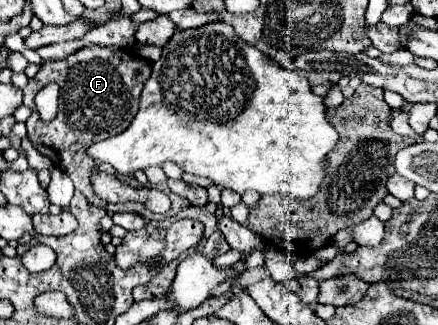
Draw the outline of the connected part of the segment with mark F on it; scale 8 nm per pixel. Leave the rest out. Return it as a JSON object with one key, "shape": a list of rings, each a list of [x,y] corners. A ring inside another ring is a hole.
{"shape":[[[89,46],[83,48],[65,60],[57,62],[45,62],[37,76],[29,80],[29,84],[23,88],[23,104],[29,106],[33,112],[29,116],[27,124],[27,138],[35,146],[37,152],[43,152],[47,156],[55,154],[59,160],[57,166],[61,168],[63,174],[67,174],[75,190],[81,190],[87,200],[99,208],[105,208],[107,212],[115,212],[117,206],[111,206],[103,202],[93,190],[89,182],[89,174],[95,168],[95,162],[89,162],[89,156],[85,154],[85,148],[89,148],[95,142],[105,140],[111,134],[123,132],[131,120],[135,118],[139,110],[139,96],[143,90],[145,80],[151,76],[151,62],[129,54],[121,48],[103,48],[103,46]],[[49,82],[55,82],[61,90],[59,94],[59,114],[53,122],[45,124],[39,120],[39,114],[35,110],[33,98],[35,94],[47,86]]]}

